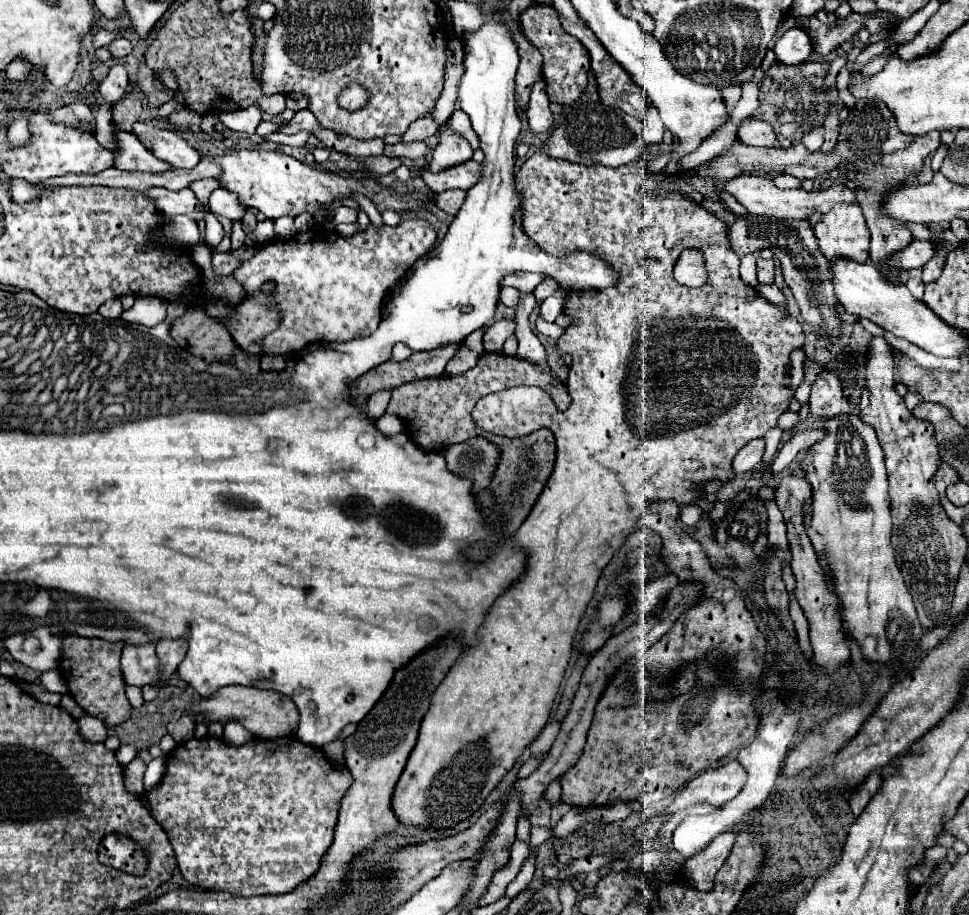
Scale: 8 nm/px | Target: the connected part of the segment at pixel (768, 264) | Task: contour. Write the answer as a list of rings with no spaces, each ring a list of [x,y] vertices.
[[[759,259],[757,261],[757,277],[759,277],[759,283],[773,283],[775,279],[775,265],[771,259]]]

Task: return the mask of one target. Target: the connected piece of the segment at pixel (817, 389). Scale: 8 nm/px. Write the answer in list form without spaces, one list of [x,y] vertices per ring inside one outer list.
[[[821,371],[813,381],[809,395],[809,411],[813,417],[833,417],[841,413],[859,413],[859,405],[853,405],[845,395],[845,387],[837,371]]]

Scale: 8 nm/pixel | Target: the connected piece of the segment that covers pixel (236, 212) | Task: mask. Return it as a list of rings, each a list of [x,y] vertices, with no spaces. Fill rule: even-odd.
[[[219,187],[219,189],[215,189],[215,191],[211,193],[211,197],[209,197],[209,209],[211,209],[211,213],[215,213],[217,217],[223,215],[223,217],[229,217],[231,221],[241,219],[241,217],[245,215],[245,211],[243,211],[245,207],[239,203],[237,195],[235,195],[235,193],[229,193],[229,191],[223,189],[223,187]]]

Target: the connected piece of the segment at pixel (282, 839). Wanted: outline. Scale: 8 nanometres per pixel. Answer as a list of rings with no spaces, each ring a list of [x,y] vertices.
[[[205,737],[205,739],[191,739],[183,745],[177,745],[169,755],[167,755],[167,771],[165,777],[161,779],[161,783],[147,791],[147,799],[151,805],[151,815],[155,817],[155,821],[165,829],[175,857],[177,857],[177,865],[181,869],[181,875],[199,887],[205,887],[209,891],[227,891],[231,895],[241,895],[241,897],[253,897],[253,895],[279,895],[279,893],[289,893],[293,891],[299,883],[303,883],[305,879],[313,877],[317,873],[317,869],[321,867],[321,859],[323,853],[329,851],[331,843],[333,843],[333,831],[335,831],[335,823],[337,823],[337,811],[339,811],[339,803],[343,799],[343,795],[347,793],[347,789],[351,787],[351,773],[347,771],[347,767],[333,767],[325,753],[317,747],[305,745],[303,741],[299,741],[297,737],[285,737],[285,739],[253,739],[247,745],[235,747],[235,745],[227,745],[223,739],[215,739],[215,737]]]

